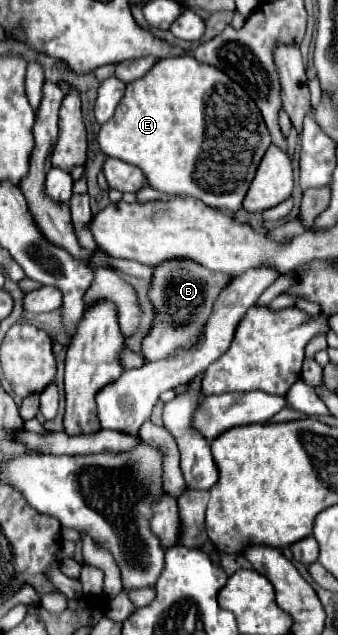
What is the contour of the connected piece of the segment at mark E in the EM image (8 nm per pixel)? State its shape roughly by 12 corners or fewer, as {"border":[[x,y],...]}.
{"border":[[166,56],[98,144],[236,212],[270,146],[222,70]]}

